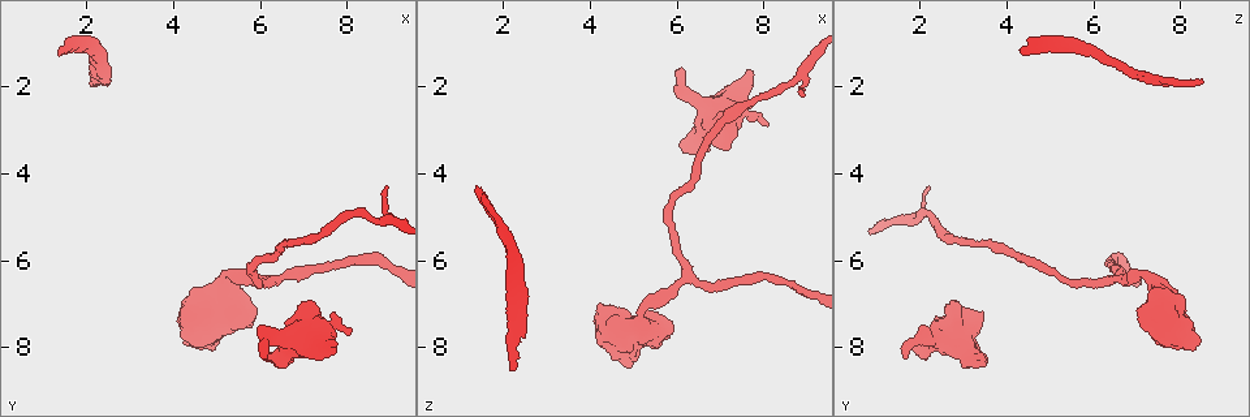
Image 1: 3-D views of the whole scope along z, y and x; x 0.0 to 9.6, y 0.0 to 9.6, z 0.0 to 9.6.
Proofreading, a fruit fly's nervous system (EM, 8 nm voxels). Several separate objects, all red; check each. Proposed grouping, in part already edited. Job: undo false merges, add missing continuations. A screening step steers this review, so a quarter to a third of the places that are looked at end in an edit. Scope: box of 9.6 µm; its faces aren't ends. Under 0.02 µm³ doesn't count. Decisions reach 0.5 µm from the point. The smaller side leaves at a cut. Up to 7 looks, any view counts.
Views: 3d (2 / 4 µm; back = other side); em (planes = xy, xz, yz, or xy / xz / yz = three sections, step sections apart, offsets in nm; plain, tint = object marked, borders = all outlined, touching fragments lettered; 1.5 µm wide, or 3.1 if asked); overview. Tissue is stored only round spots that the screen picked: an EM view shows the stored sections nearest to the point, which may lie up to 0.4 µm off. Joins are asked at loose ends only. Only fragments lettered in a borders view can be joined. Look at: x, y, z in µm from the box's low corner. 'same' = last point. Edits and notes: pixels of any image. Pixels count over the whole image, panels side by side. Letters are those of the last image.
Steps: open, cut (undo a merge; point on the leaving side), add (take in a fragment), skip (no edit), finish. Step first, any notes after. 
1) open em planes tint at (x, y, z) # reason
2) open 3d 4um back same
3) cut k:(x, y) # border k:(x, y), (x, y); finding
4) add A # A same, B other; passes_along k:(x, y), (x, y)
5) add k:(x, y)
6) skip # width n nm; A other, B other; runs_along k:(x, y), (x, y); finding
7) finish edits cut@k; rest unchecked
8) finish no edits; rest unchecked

open em yz step 8 tint at (1.30, 1.30, 4.40) # tapers out

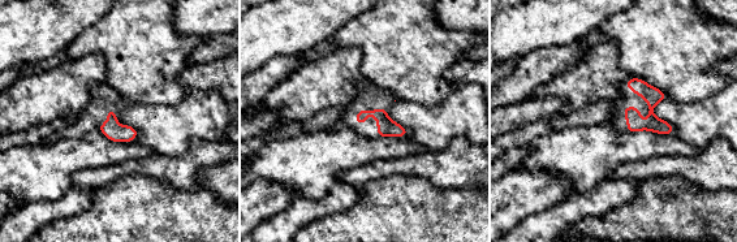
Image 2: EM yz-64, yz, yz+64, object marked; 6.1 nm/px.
open em planes borders same # cut it another way

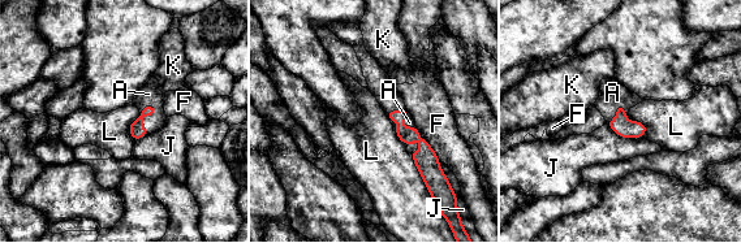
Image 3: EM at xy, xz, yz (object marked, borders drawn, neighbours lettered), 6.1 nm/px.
add A # A same, F other, J other, K other, L other; passes_along 3:(400, 116), (406, 118), (409, 122); it goes on there

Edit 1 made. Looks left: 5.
open em planes borders at (6.15, 8.35, 3.45) # stops while still wide

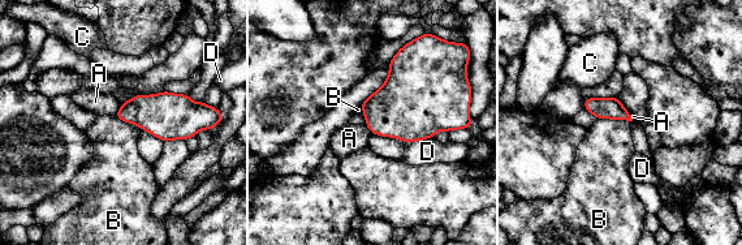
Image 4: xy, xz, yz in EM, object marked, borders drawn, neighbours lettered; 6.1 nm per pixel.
skip # A other, B other, C other, D other; border 4:(598, 117), (625, 119), (629, 121); no lettered fragment goes on from it

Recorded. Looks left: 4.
open 3d 2um at (6.20, 6.40, 6.40) # three-way junction

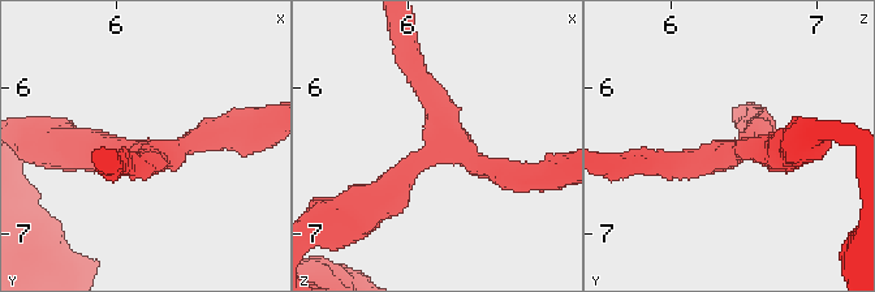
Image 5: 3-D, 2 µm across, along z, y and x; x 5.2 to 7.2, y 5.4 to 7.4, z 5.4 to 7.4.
open em planes plain at (6.22, 6.42, 6.42) # arms 3; arm_widths 190, 220, 320 nm

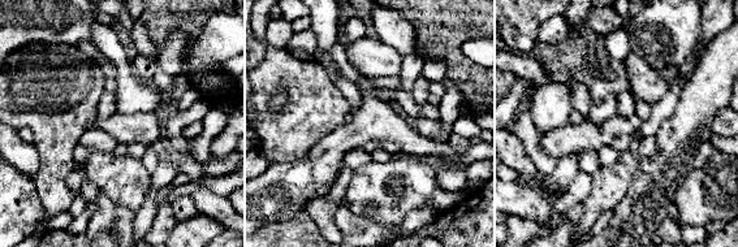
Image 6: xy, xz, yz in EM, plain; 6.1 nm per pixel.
open em planes borders same # see the neighbours

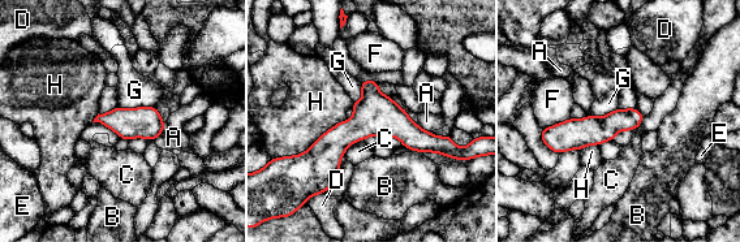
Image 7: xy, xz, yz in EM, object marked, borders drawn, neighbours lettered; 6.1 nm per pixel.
skip # A other, B other, C other, D other, E other, F other, G other, H other; continuous, no second neuron

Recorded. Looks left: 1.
finish edits add@3; rest unchecked

